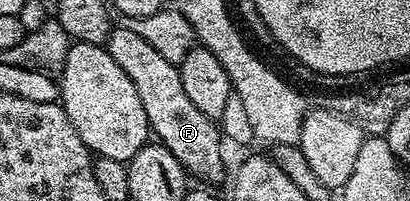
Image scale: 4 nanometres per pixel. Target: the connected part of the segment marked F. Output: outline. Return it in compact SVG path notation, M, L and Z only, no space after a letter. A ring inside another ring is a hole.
M119 24L112 29L105 43L105 49L117 65L133 80L133 88L137 88L137 96L141 100L141 108L145 108L147 125L150 133L155 134L158 141L182 164L192 179L200 178L200 183L219 182L223 178L223 144L220 127L216 119L205 116L189 100L185 87L181 84L179 67L176 63L165 60L149 40L137 36L126 24Z

